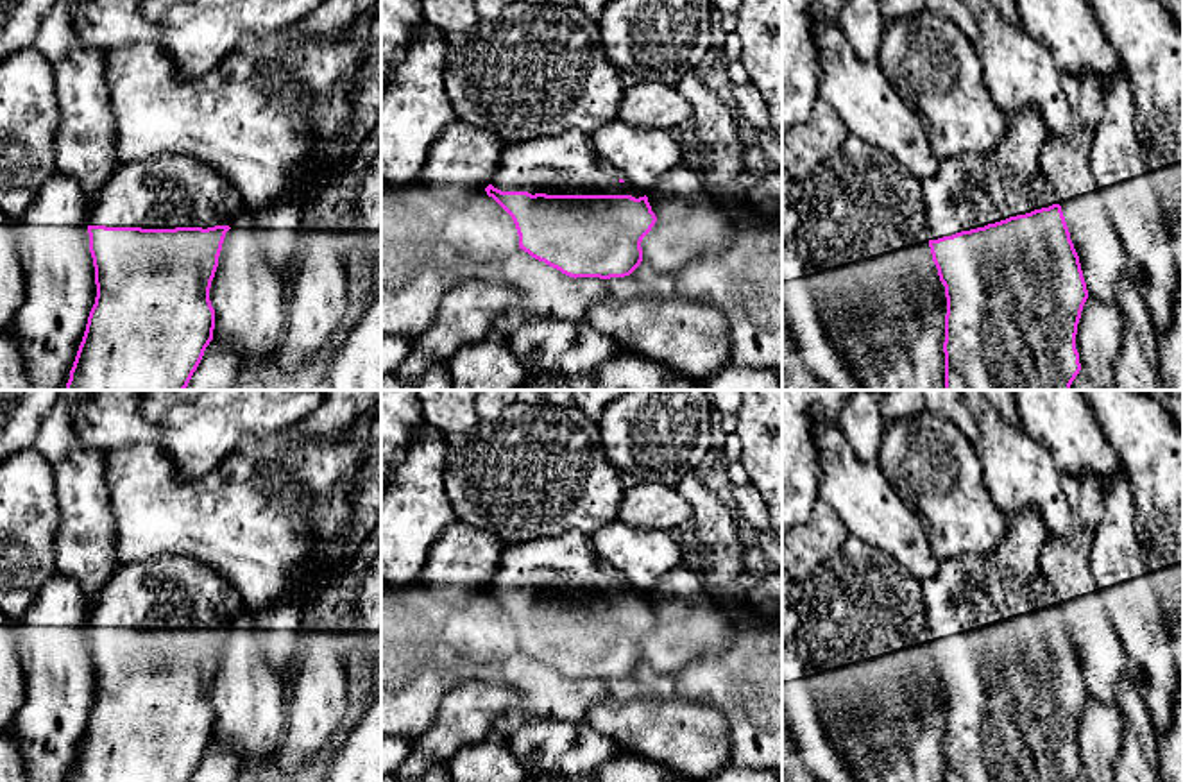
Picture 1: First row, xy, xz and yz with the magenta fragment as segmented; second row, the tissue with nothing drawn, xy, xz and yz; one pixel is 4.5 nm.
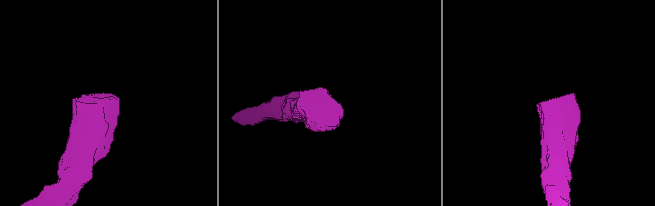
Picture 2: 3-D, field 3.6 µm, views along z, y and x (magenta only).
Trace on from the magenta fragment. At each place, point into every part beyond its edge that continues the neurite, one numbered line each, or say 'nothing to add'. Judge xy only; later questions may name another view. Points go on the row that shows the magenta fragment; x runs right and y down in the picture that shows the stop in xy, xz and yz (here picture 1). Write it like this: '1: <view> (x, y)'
1: xy (170, 190)

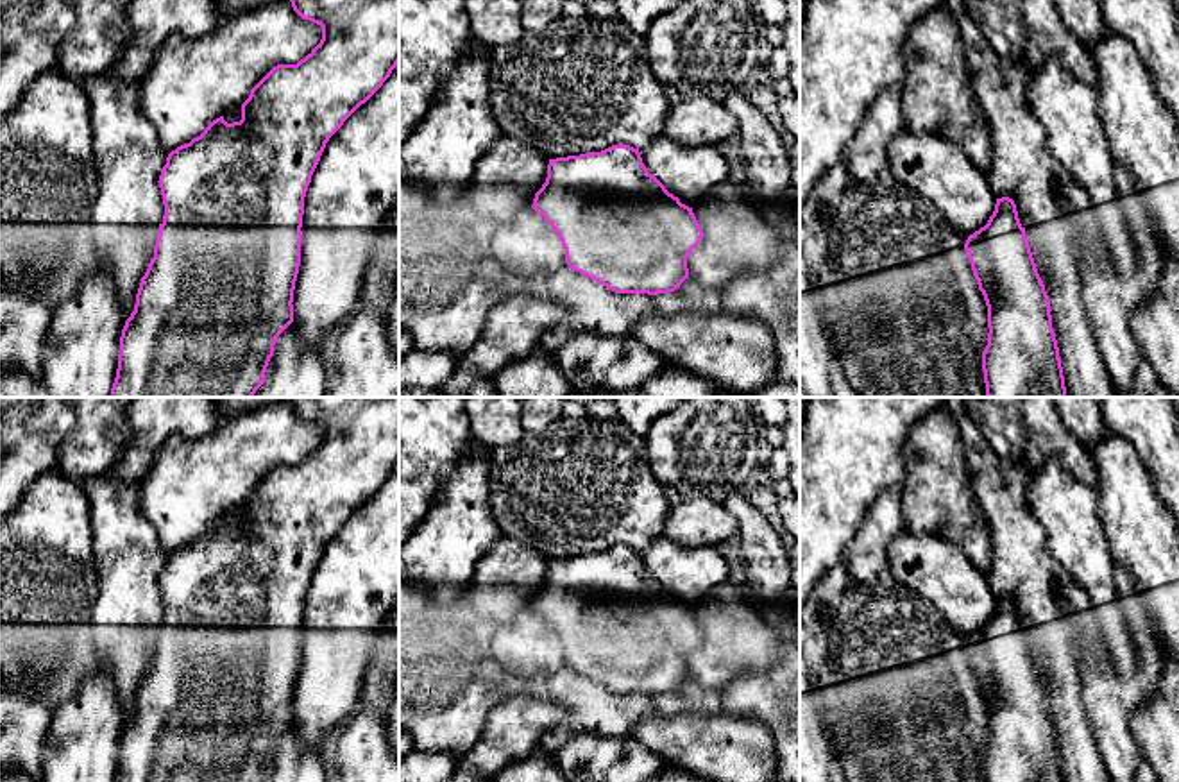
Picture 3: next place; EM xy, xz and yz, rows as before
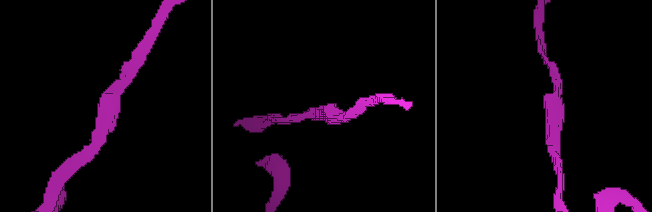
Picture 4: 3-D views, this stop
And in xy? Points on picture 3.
nothing to add

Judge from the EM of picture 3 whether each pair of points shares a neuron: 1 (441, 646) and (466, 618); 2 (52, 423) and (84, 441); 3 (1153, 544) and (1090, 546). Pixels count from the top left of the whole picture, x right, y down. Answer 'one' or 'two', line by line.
1: one
2: two
3: two

